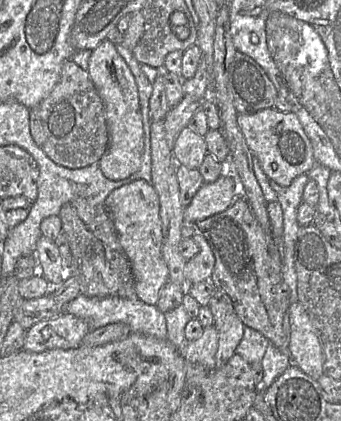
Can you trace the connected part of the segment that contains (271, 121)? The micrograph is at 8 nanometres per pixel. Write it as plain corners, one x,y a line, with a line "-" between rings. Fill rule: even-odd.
268,108
253,114
239,114
237,121
253,156
259,161
268,178
278,185
289,186
297,176
306,174
316,164
312,144
295,113

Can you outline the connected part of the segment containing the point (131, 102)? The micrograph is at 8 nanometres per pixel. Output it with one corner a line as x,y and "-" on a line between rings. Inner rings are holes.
108,39
92,51
87,71
103,101
109,134
108,147
98,161
98,166
106,178
124,180
140,169
144,152
145,135
134,76

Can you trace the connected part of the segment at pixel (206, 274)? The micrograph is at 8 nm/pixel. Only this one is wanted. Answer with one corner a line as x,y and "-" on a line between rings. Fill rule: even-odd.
193,223
192,228
194,230
192,238
199,245
200,252
186,261
184,274
187,284
210,280
215,265
215,257
207,240
199,233
199,229
195,223

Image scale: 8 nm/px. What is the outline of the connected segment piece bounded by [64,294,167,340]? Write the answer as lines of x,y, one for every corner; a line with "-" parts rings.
80,294
66,304
64,311
84,320
91,331
108,324
124,323
130,327
132,333
151,336
160,340
167,339
165,314
156,305
146,304
138,298
89,297

